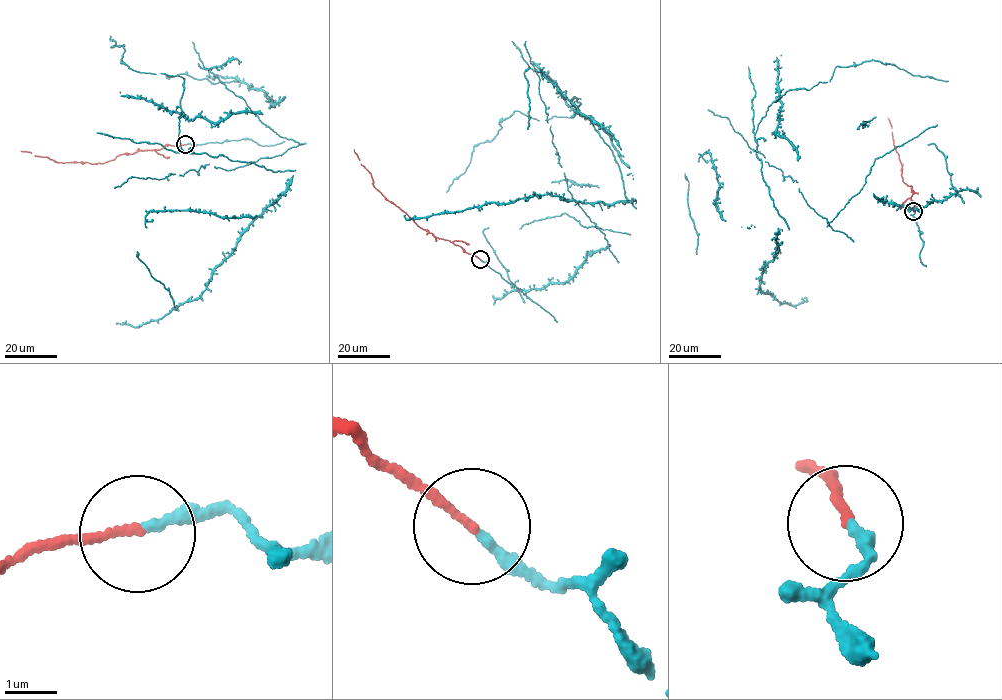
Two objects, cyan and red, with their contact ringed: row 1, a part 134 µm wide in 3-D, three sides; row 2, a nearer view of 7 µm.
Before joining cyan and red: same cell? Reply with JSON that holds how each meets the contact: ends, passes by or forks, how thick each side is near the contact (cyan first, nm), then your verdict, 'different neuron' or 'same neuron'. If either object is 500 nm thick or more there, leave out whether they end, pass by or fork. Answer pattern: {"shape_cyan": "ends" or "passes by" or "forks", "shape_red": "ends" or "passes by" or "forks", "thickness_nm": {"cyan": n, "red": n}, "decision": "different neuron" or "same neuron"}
{"shape_cyan": "ends", "shape_red": "ends", "thickness_nm": {"cyan": 220, "red": 150}, "decision": "same neuron"}

